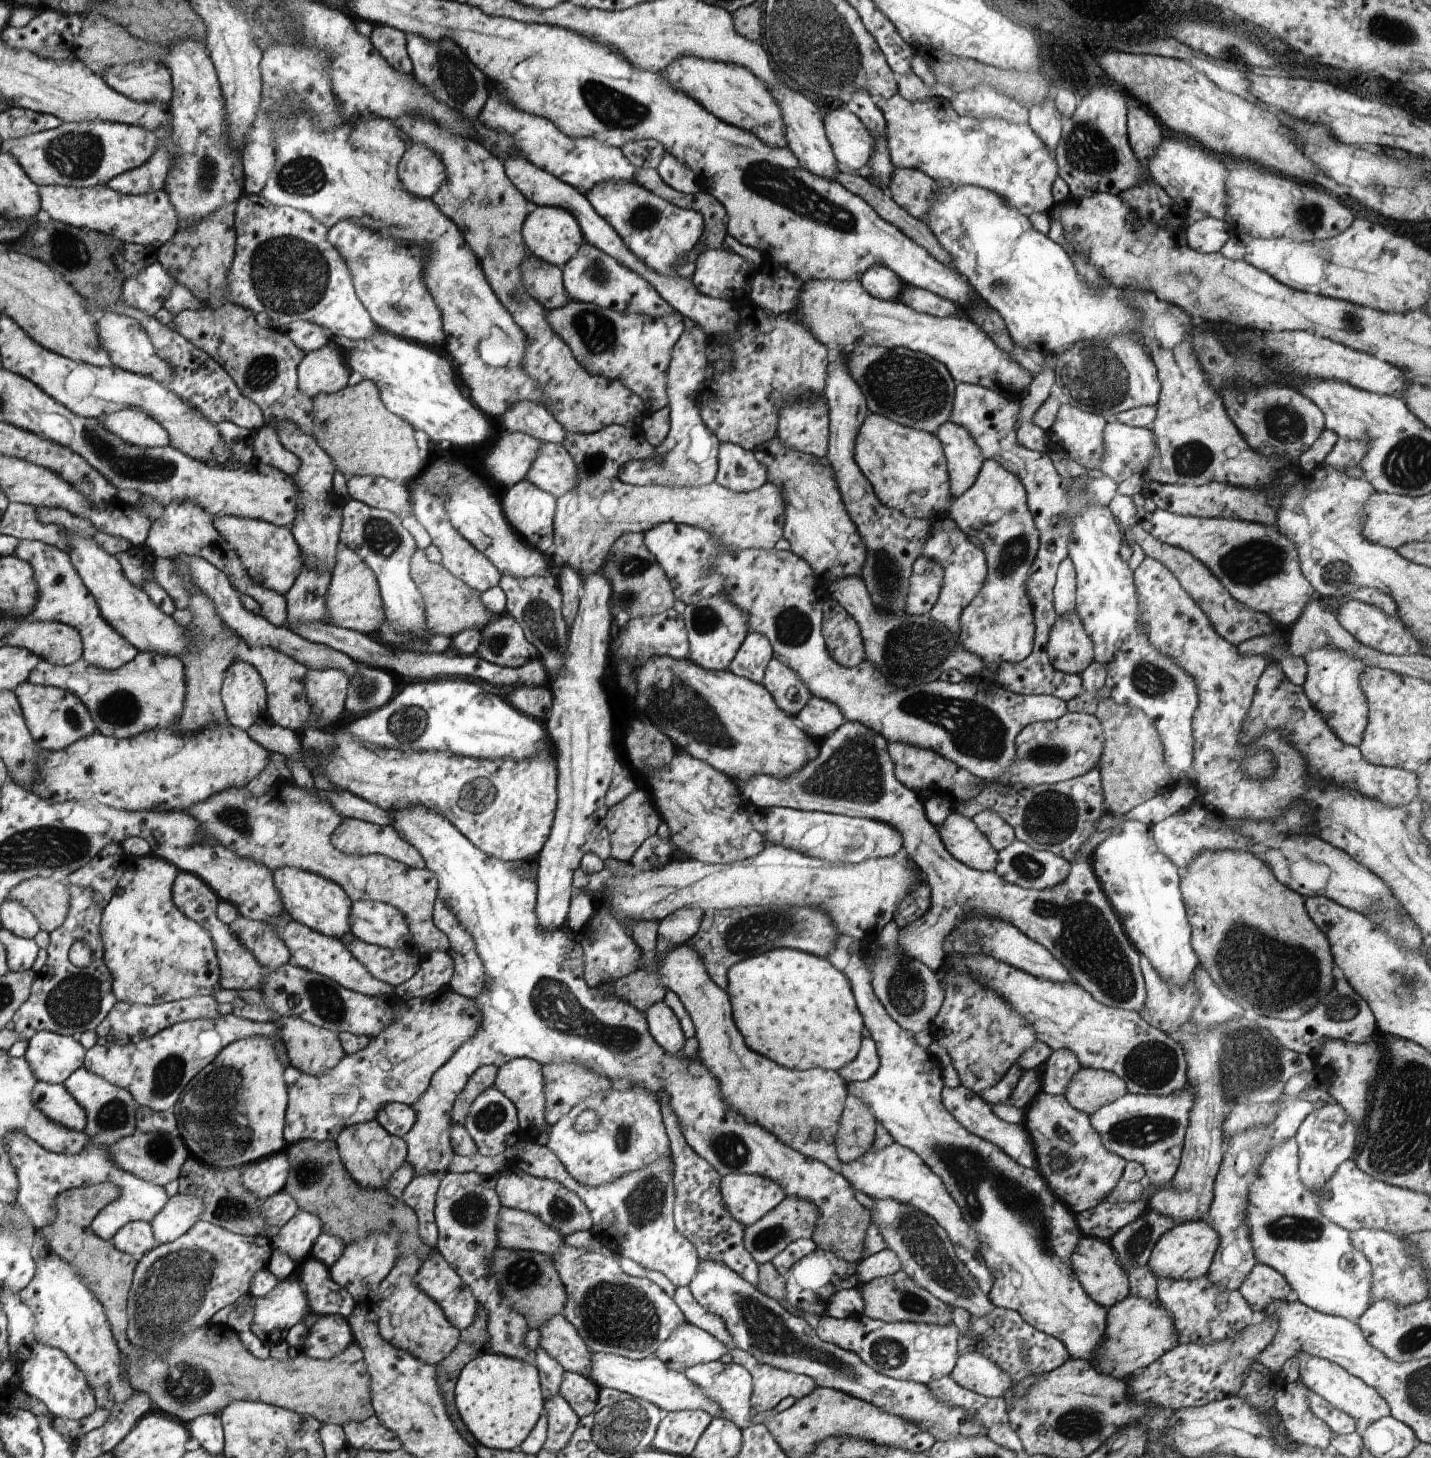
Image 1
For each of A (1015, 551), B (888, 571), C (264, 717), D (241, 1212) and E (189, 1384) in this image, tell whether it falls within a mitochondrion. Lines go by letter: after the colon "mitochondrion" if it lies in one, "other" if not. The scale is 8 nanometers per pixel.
A: mitochondrion
B: mitochondrion
C: other
D: mitochondrion
E: mitochondrion

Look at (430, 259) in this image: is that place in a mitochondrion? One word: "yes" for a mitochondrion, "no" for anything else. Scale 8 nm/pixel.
no

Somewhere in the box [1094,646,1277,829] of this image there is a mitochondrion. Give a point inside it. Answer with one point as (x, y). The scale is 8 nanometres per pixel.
(1149, 679)

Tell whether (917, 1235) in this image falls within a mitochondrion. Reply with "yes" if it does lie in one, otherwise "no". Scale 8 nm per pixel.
yes

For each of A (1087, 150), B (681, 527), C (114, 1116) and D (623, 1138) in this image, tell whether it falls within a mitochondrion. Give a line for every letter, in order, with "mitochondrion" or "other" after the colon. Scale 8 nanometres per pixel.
A: mitochondrion
B: other
C: mitochondrion
D: mitochondrion

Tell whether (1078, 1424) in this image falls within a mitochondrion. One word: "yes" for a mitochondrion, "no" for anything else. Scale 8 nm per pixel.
yes

